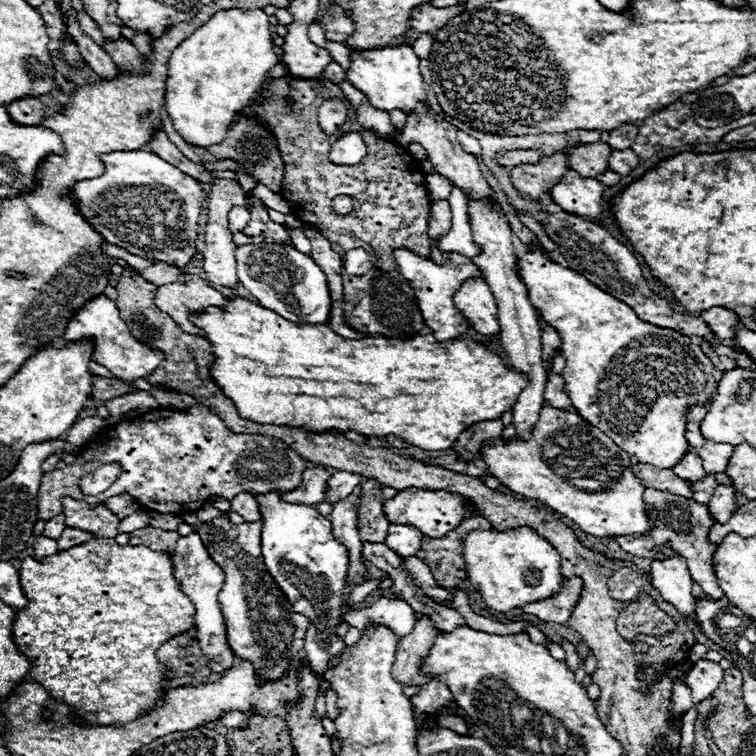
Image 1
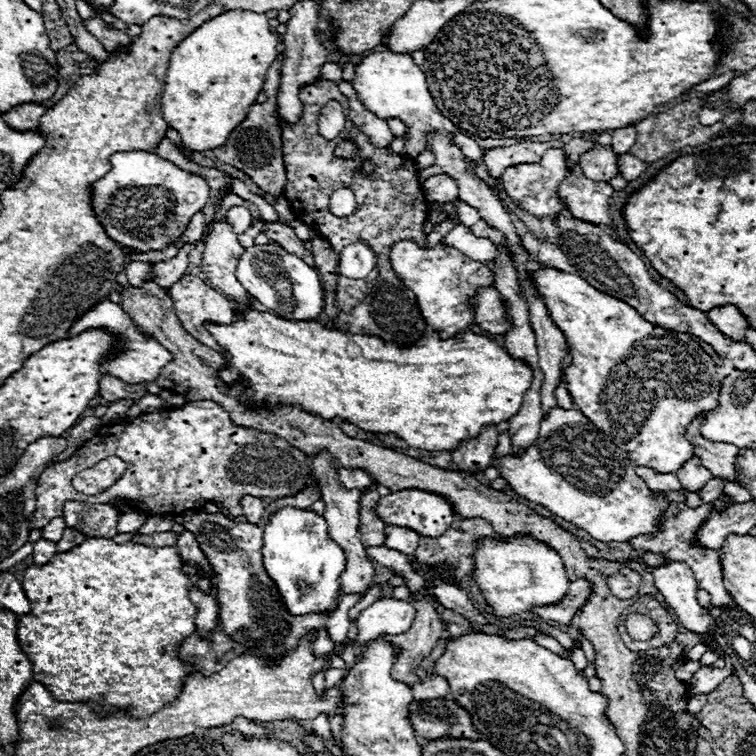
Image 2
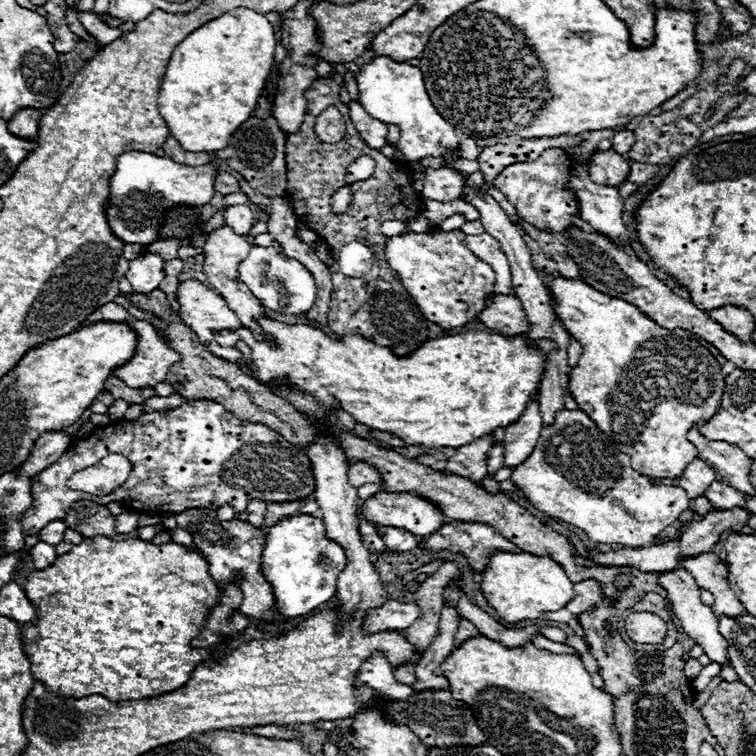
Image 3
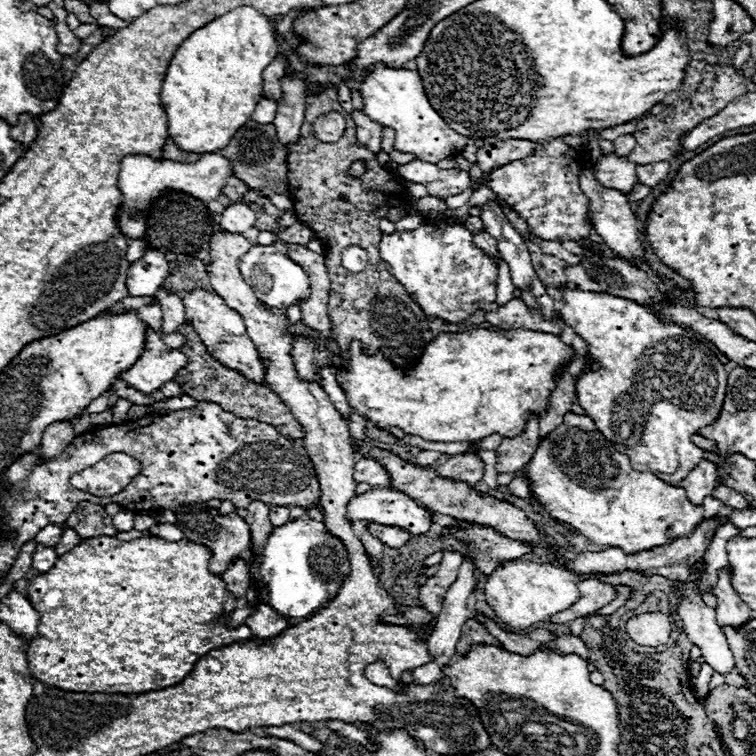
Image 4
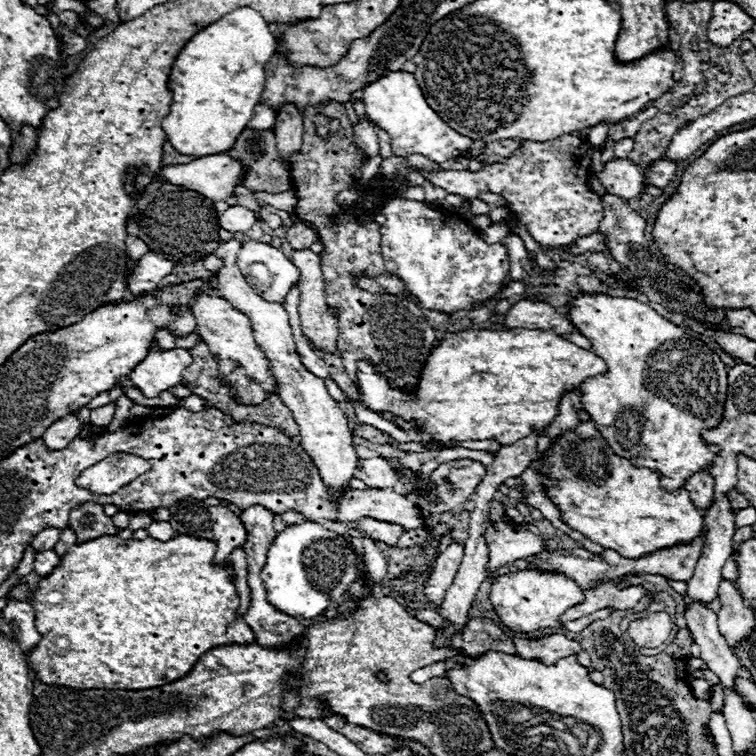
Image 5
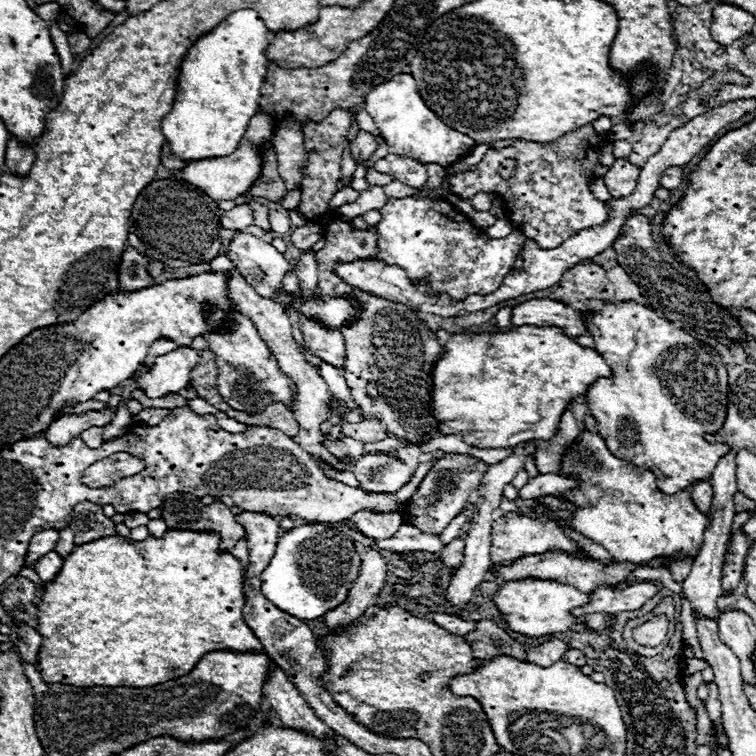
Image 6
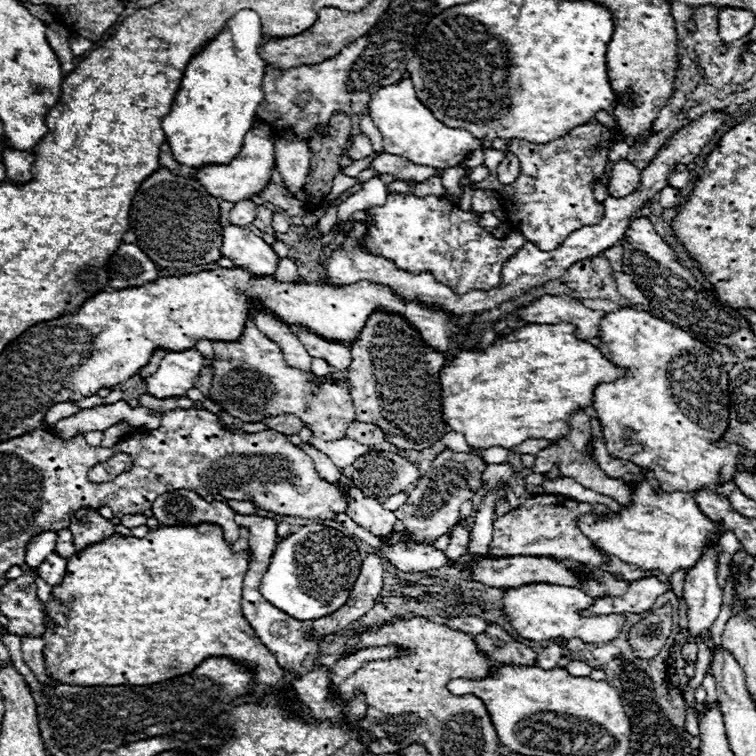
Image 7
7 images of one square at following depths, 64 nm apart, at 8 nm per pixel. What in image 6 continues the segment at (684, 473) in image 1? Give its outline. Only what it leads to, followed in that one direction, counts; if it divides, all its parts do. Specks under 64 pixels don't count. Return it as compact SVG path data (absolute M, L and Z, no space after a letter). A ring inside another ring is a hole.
M698 480L688 490L690 490L690 496L692 496L696 508L706 514L712 506L712 484L710 484L710 480Z

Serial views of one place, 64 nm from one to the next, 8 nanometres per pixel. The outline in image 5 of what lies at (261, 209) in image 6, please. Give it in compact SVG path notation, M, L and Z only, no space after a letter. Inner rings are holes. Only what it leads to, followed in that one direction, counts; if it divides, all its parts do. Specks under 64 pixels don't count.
M236 186L234 188L234 198L238 204L244 204L246 208L252 208L256 212L256 216L260 216L260 204L252 198L252 192L246 188L246 186Z

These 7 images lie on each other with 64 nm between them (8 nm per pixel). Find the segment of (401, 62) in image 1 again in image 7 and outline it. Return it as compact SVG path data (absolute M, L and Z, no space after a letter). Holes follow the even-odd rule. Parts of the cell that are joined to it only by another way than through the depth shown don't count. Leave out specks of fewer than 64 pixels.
M402 78L396 84L390 84L380 88L378 92L372 92L368 114L372 116L374 124L378 126L384 138L384 152L404 156L422 166L446 170L464 162L468 158L468 152L474 152L476 148L482 146L482 142L474 138L470 132L454 130L440 124L440 120L436 120L434 114L418 100L410 78Z

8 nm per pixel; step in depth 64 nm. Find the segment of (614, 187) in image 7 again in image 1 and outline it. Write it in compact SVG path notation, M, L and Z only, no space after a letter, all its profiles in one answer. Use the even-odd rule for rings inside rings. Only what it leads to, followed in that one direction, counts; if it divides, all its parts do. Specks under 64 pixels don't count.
M594 142L594 144L578 144L574 150L564 152L568 170L578 172L586 178L596 178L604 170L608 170L608 156L612 148L606 142Z

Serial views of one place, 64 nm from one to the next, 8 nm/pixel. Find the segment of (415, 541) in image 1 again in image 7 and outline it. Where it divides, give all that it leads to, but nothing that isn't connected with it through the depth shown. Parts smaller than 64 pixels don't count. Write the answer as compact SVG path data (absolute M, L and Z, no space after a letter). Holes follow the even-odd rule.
M348 480L336 482L340 486L350 488L350 494L354 496L354 502L348 506L346 514L362 528L366 528L368 532L372 532L374 536L388 536L394 530L394 522L396 516L394 512L382 508L382 504L378 500L366 500Z

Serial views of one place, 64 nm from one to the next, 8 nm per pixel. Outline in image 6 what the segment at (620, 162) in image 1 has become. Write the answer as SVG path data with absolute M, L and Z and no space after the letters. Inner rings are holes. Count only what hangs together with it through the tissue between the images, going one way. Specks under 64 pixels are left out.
M676 166L668 168L668 172L664 172L664 174L660 176L660 186L662 186L662 188L668 188L668 190L678 188L680 182L682 182L682 168L676 168Z

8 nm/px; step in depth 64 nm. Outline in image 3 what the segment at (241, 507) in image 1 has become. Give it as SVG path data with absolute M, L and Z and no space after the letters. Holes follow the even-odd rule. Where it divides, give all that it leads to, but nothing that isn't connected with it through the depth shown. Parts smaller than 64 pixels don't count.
M248 500L246 506L246 514L248 514L248 522L252 526L262 526L264 524L264 514L266 514L266 502L262 500Z

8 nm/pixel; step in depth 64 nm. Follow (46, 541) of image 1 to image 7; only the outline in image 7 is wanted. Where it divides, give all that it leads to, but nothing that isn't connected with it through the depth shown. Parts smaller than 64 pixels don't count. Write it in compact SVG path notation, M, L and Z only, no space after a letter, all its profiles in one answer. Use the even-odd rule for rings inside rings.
M52 552L50 556L46 556L46 560L36 568L36 572L40 574L42 580L46 580L50 586L60 584L64 572L66 572L66 558L58 556L56 552Z

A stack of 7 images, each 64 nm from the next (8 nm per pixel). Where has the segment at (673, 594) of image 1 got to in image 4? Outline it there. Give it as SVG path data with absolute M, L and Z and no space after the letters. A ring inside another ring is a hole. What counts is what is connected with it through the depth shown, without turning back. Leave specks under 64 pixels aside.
M684 580L682 582L682 588L676 588L678 596L680 596L680 602L678 602L678 608L676 608L676 614L682 618L682 624L684 624L684 632L688 634L688 638L702 650L702 656L706 660L706 664L710 664L716 672L720 674L726 674L728 670L734 668L734 656L730 652L730 646L726 642L726 636L722 634L718 622L716 622L716 614L714 614L714 608L708 608L700 594L698 594L698 588L692 580Z

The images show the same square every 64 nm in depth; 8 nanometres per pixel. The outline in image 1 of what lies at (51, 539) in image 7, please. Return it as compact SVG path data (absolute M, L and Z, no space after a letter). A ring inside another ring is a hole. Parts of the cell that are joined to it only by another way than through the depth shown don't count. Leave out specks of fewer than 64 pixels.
M58 514L58 516L54 516L54 518L50 518L48 522L46 522L46 528L44 528L44 536L52 536L52 538L58 538L60 536L60 532L64 532L64 516L62 514Z

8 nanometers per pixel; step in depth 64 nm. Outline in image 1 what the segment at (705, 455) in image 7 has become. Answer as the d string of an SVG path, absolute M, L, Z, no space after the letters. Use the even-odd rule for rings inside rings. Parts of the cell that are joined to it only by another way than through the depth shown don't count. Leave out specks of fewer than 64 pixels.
M538 244L526 246L526 250L528 254L518 258L516 264L518 276L528 290L528 300L534 304L542 320L560 334L562 348L558 354L566 360L562 378L578 414L610 436L616 446L624 448L630 454L632 464L674 468L688 450L688 442L684 438L688 406L708 402L716 392L718 382L712 378L714 366L710 358L700 350L700 346L692 344L688 336L640 320L630 306L600 290L576 270L560 266L544 256Z

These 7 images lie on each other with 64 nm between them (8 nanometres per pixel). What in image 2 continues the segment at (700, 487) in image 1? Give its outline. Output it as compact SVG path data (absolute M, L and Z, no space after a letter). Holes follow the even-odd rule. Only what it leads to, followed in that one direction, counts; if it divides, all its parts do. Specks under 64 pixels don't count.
M712 478L712 480L708 480L708 482L700 488L698 496L700 496L702 502L712 504L712 502L718 498L720 492L722 492L722 480L720 480L720 478Z

